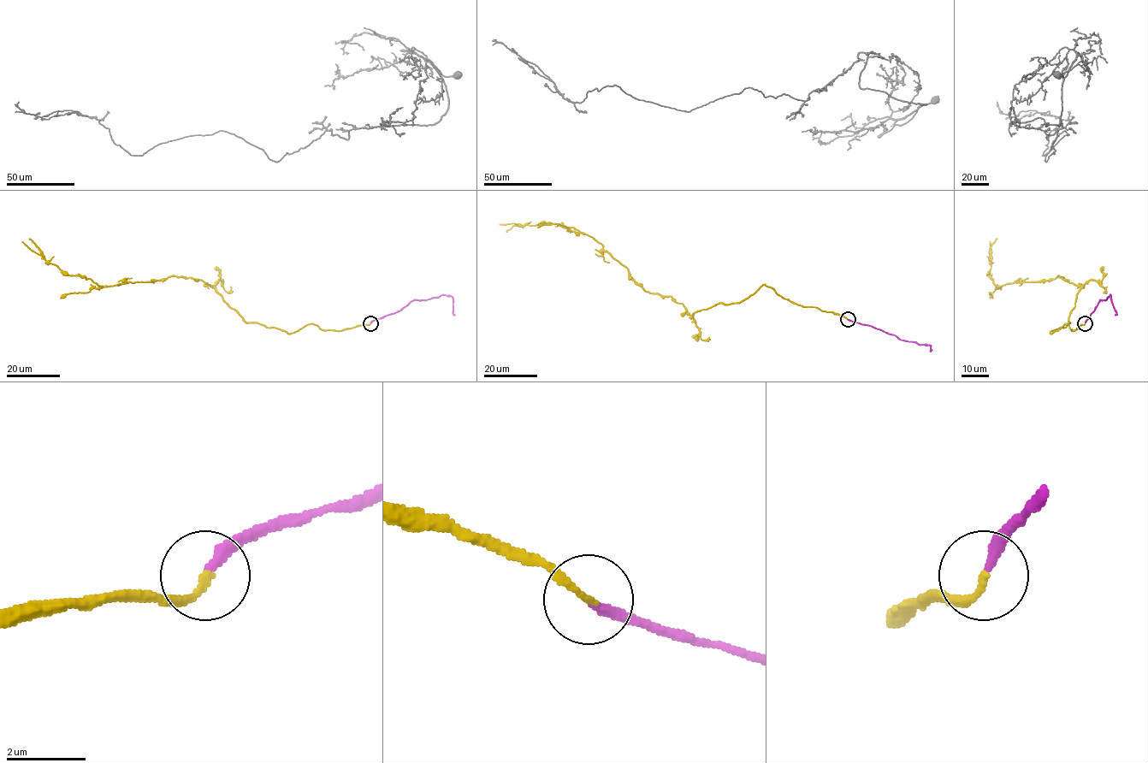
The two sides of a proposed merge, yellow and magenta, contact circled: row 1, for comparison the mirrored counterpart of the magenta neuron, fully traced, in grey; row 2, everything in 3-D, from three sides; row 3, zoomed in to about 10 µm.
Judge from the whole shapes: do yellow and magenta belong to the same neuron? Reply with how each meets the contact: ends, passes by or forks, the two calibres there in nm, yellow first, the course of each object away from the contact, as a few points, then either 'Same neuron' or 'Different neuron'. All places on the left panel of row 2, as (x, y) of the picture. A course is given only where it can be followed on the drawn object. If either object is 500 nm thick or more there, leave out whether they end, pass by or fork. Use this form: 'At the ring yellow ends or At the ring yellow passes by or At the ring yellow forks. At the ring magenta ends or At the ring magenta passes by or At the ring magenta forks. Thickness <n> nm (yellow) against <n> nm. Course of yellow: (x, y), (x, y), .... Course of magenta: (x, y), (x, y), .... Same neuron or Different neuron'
At the ring yellow ends. At the ring magenta ends. Thickness 180 nm (yellow) against 240 nm. Course of yellow: (370, 322), (338, 331), (312, 323), (288, 334), (246, 322), (199, 280), (103, 286), (66, 275), (22, 241). Course of magenta: (370, 322), (401, 310), (414, 300), (440, 295), (452, 298), (454, 315). Same neuron

